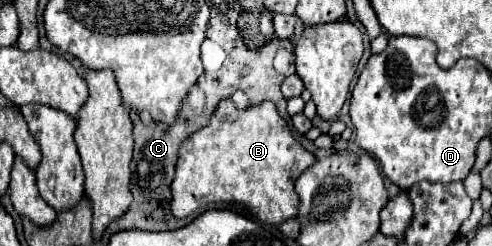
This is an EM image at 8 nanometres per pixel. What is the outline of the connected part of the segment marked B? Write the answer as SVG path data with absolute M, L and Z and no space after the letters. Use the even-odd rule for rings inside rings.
M229 98L221 100L211 122L181 144L177 174L171 184L171 212L177 218L187 218L193 210L231 200L245 204L261 222L279 226L297 216L299 196L295 182L315 160L293 138L273 102L237 110Z

